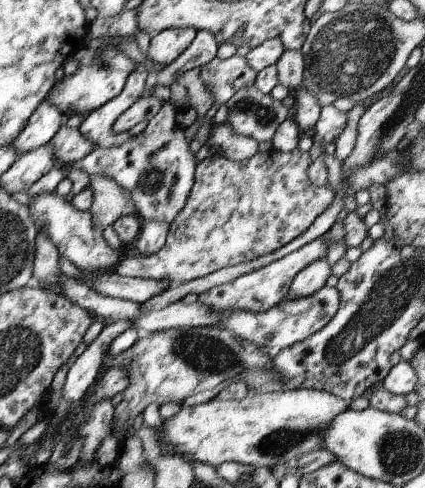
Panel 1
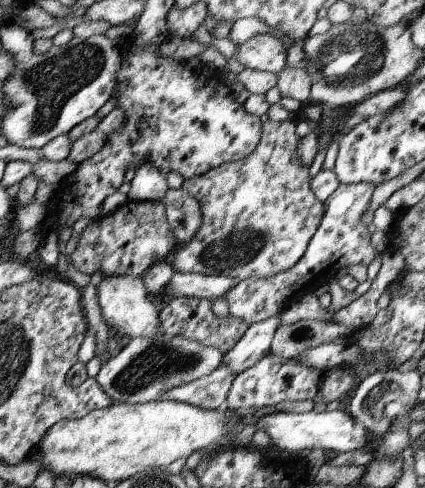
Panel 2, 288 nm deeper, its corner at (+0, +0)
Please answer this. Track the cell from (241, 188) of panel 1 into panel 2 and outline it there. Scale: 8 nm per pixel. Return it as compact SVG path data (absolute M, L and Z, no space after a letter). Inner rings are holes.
M267 120L263 124L261 140L257 148L243 160L221 164L209 172L183 180L183 190L193 196L203 212L203 222L189 244L179 244L169 256L169 264L177 274L203 274L203 276L229 276L237 282L247 278L273 278L289 268L293 268L307 250L311 236L323 216L323 202L315 198L309 186L309 168L299 162L297 156L299 138L295 134L295 124Z

